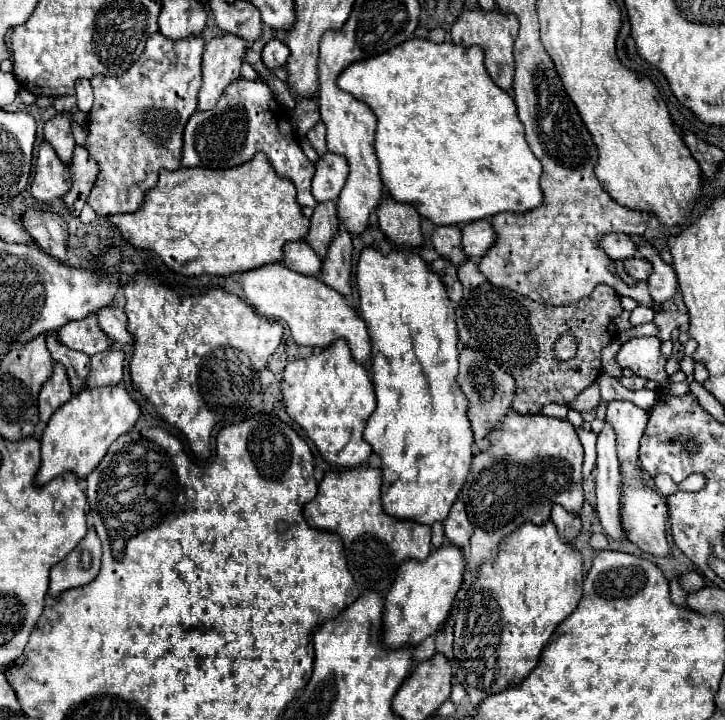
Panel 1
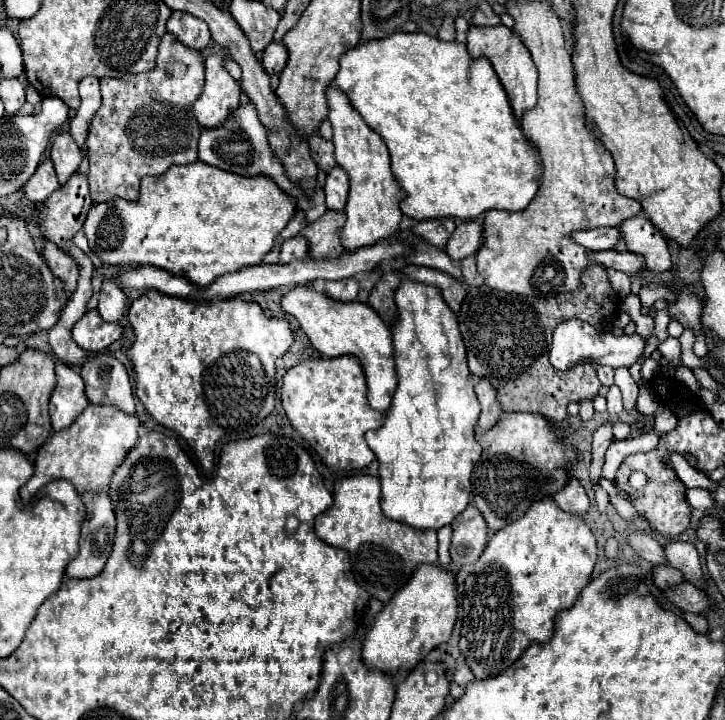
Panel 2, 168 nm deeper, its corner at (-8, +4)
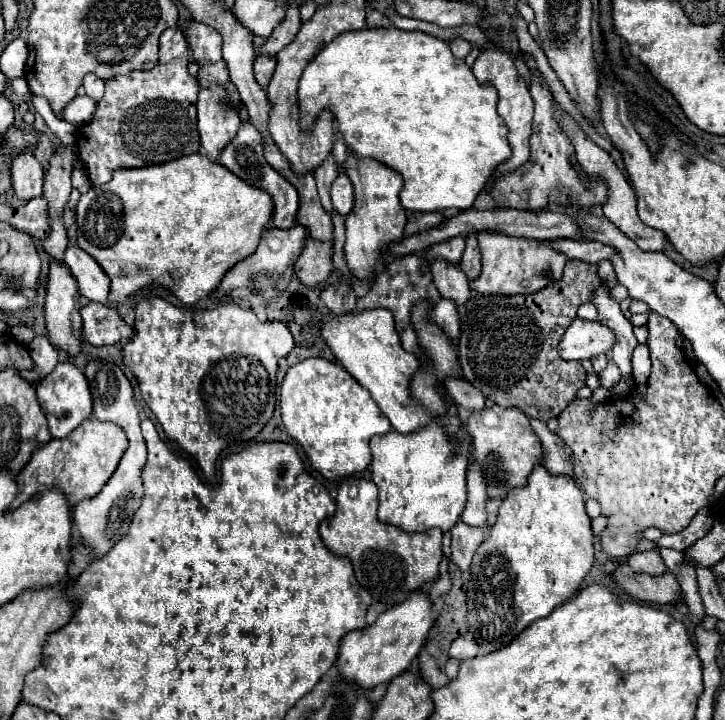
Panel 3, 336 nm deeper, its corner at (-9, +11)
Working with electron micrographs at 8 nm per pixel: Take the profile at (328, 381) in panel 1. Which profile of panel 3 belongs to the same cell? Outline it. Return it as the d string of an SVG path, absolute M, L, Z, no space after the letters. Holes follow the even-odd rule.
M306 358L288 368L280 388L280 410L288 434L298 444L302 444L310 458L310 464L330 480L340 476L352 476L366 470L372 460L368 440L376 434L386 434L392 430L390 422L384 418L380 408L370 398L370 392L362 388L340 364L330 362L326 358Z

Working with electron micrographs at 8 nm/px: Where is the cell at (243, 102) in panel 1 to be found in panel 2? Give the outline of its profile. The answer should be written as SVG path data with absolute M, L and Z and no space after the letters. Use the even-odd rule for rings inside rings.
M251 103L239 107L235 111L235 115L231 115L227 119L227 123L223 127L217 129L203 129L201 131L201 139L199 139L199 161L213 165L217 169L229 171L229 173L237 173L243 177L257 177L257 175L265 175L269 179L273 179L277 183L277 187L281 191L285 191L287 195L291 195L297 201L297 209L305 213L305 223L313 223L315 219L319 219L327 207L325 207L325 195L323 189L317 185L313 199L307 199L301 191L299 185L291 183L283 171L283 167L279 167L279 161L275 161L275 155L267 143L267 131L265 127L259 123L257 111Z

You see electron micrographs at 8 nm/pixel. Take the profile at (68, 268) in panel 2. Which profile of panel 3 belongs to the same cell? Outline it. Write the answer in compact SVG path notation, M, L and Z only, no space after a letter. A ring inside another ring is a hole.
M52 260L50 262L50 274L48 274L48 286L46 286L46 304L44 304L44 314L46 314L46 326L48 326L48 338L58 350L64 350L68 354L78 354L80 352L80 290L76 284L76 278L72 272L66 268L66 264Z

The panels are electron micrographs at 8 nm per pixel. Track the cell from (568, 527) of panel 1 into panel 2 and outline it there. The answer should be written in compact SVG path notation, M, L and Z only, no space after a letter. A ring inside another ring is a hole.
M569 473L567 487L563 491L557 491L557 495L553 495L553 499L567 513L585 515L589 509L589 497L587 497L585 489L581 487L581 483L571 473Z

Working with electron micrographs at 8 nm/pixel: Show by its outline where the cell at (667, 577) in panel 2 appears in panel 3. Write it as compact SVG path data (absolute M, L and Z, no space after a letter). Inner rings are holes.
M648 550L648 552L638 552L628 558L628 566L634 572L644 572L650 576L660 576L666 572L666 564L658 550Z

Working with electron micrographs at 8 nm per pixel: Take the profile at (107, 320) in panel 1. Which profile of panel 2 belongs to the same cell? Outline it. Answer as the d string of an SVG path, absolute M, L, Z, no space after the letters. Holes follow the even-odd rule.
M109 279L103 281L101 289L99 289L99 305L97 305L97 311L99 315L105 319L105 321L121 321L123 313L127 309L127 297L125 293Z

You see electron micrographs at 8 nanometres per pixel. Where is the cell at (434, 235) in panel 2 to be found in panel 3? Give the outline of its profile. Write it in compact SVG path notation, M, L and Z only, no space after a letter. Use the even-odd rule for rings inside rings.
M410 212L408 214L408 222L406 222L406 230L404 234L412 234L412 232L422 232L424 228L432 228L432 226L438 226L440 222L444 222L444 214L442 212L426 212L426 214L420 214L420 212Z

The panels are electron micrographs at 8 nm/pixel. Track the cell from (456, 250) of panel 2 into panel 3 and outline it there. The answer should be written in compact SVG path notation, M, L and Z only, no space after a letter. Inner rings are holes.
M456 236L456 238L444 240L440 244L434 244L430 248L430 252L428 252L428 260L432 260L432 258L446 258L446 260L458 264L462 252L464 252L464 236Z

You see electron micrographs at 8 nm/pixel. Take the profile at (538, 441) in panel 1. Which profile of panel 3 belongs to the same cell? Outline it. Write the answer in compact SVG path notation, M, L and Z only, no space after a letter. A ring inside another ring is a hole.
M494 404L484 408L484 416L482 412L472 412L466 430L474 438L474 460L482 468L490 500L504 500L514 488L524 488L534 466L544 464L540 438L534 434L530 418L520 408L500 408Z

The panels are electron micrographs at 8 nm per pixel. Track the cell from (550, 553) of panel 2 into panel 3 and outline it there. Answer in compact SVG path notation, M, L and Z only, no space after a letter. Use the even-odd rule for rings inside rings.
M536 466L528 476L528 484L508 494L502 502L496 524L490 536L480 544L474 554L466 590L468 632L478 642L480 652L496 652L506 642L512 642L534 620L546 618L552 610L564 604L578 592L584 576L594 564L594 542L590 518L584 510L584 496L574 480L568 476L552 476L544 466Z

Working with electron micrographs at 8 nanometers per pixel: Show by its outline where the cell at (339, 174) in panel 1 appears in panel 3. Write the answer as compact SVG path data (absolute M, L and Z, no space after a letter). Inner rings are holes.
M344 172L338 174L338 178L334 180L332 188L330 188L330 198L332 198L332 204L334 208L346 216L352 206L354 206L354 190L352 190L352 182L348 180L348 176Z

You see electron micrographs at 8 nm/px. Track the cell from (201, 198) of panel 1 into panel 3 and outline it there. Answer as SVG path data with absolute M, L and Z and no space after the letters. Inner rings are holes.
M188 154L184 158L176 158L164 164L154 164L154 166L144 166L144 168L128 168L128 170L116 170L112 180L102 184L102 186L92 186L86 194L82 194L78 208L76 208L76 226L78 226L78 244L82 250L86 250L92 258L98 260L98 264L102 266L102 270L108 274L110 278L110 302L112 304L120 304L124 302L128 296L136 294L136 290L150 286L150 284L158 284L168 288L170 292L174 292L184 304L194 304L200 298L204 298L206 294L210 294L220 280L224 278L224 274L228 272L228 268L232 268L234 264L238 264L240 260L252 256L252 252L256 252L256 246L262 238L262 232L268 228L268 224L272 222L274 216L274 204L272 204L272 196L266 190L248 186L244 180L240 180L236 174L228 172L222 164L212 162L208 156L204 154Z

